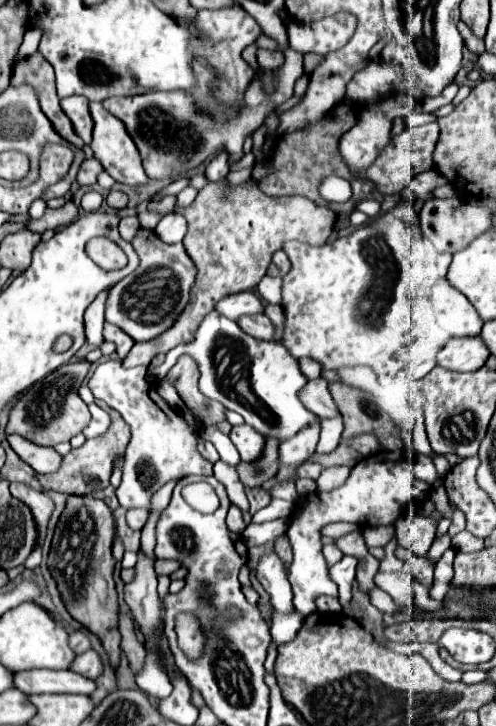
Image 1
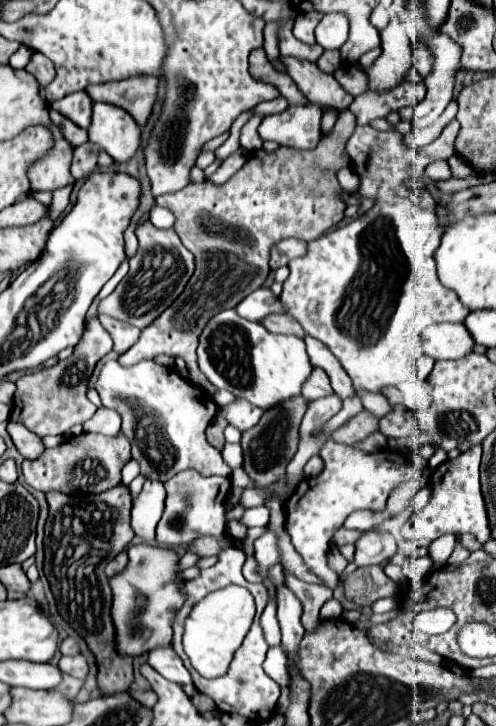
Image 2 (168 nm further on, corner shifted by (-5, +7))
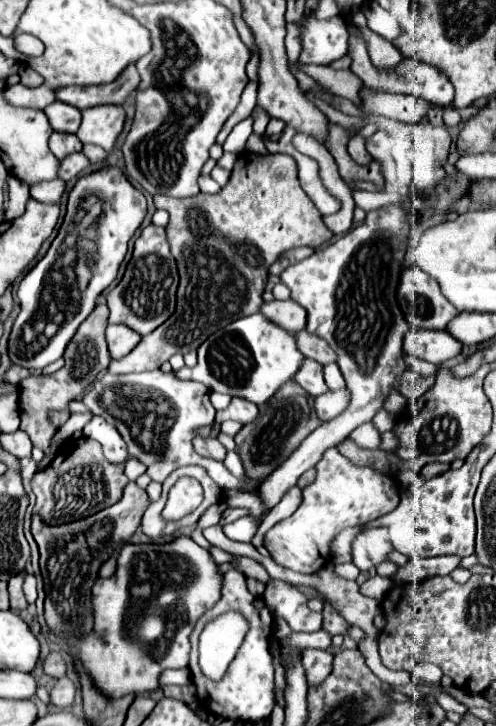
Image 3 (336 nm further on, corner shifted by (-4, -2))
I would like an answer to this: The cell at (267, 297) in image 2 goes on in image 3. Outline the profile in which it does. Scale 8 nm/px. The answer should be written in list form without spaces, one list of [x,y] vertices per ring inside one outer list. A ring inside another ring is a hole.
[[[292,299],[262,303],[260,313],[268,321],[276,323],[278,327],[282,327],[282,329],[286,329],[290,333],[296,333],[296,331],[306,327],[306,311],[304,311],[304,307],[300,307]]]

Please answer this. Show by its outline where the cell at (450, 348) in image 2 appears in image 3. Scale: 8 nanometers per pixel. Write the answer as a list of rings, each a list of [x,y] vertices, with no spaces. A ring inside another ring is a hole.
[[[412,329],[404,337],[404,349],[424,361],[440,365],[462,353],[462,343],[448,335],[448,331]]]

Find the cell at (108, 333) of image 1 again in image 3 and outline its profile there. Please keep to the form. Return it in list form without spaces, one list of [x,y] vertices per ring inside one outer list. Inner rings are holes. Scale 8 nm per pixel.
[[[108,325],[106,341],[108,341],[112,359],[120,359],[120,357],[128,355],[138,345],[140,335],[136,335],[136,331],[132,331],[130,327],[124,327],[124,325]]]

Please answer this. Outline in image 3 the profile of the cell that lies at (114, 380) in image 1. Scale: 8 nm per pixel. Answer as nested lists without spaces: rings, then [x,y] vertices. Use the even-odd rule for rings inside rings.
[[[144,371],[144,373],[130,373],[130,375],[112,375],[106,373],[92,391],[82,399],[94,415],[104,417],[108,423],[114,423],[120,431],[122,439],[128,445],[130,457],[144,463],[146,475],[152,481],[164,483],[164,479],[178,467],[184,465],[200,465],[208,471],[208,475],[220,483],[222,489],[238,489],[238,479],[224,467],[222,461],[206,459],[194,453],[192,439],[196,437],[196,429],[214,423],[214,407],[208,399],[210,391],[202,383],[196,381],[180,381],[172,373]],[[114,387],[124,391],[124,399],[128,399],[130,407],[120,405],[120,391],[114,393]],[[126,417],[126,419],[122,419]],[[142,425],[142,431],[132,431],[132,427]]]

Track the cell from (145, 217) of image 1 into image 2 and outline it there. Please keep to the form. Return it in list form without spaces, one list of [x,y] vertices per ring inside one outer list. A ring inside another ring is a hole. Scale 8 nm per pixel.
[[[341,112],[333,130],[343,130],[343,144],[321,138],[315,150],[287,146],[279,146],[275,152],[255,150],[247,154],[245,166],[221,186],[205,180],[189,184],[179,192],[157,196],[157,204],[175,214],[175,232],[183,246],[195,256],[195,272],[177,302],[153,320],[149,328],[141,330],[133,348],[119,356],[121,366],[133,366],[159,354],[181,357],[189,368],[193,384],[211,395],[216,392],[216,387],[201,374],[197,363],[197,340],[205,324],[221,310],[235,308],[241,298],[261,288],[269,274],[267,262],[271,244],[285,238],[311,242],[343,220],[345,204],[337,198],[341,188],[335,174],[349,166],[345,144],[355,130],[355,118],[349,112]],[[321,150],[331,158],[321,160]]]

